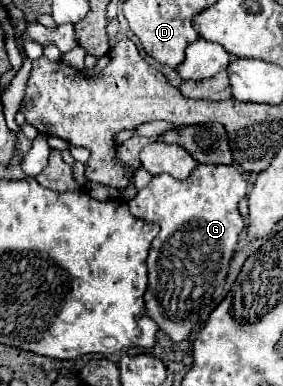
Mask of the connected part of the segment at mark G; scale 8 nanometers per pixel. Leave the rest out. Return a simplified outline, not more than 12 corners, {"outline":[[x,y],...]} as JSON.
{"outline":[[198,164],[132,200],[160,226],[146,314],[172,342],[212,308],[246,180]]}

